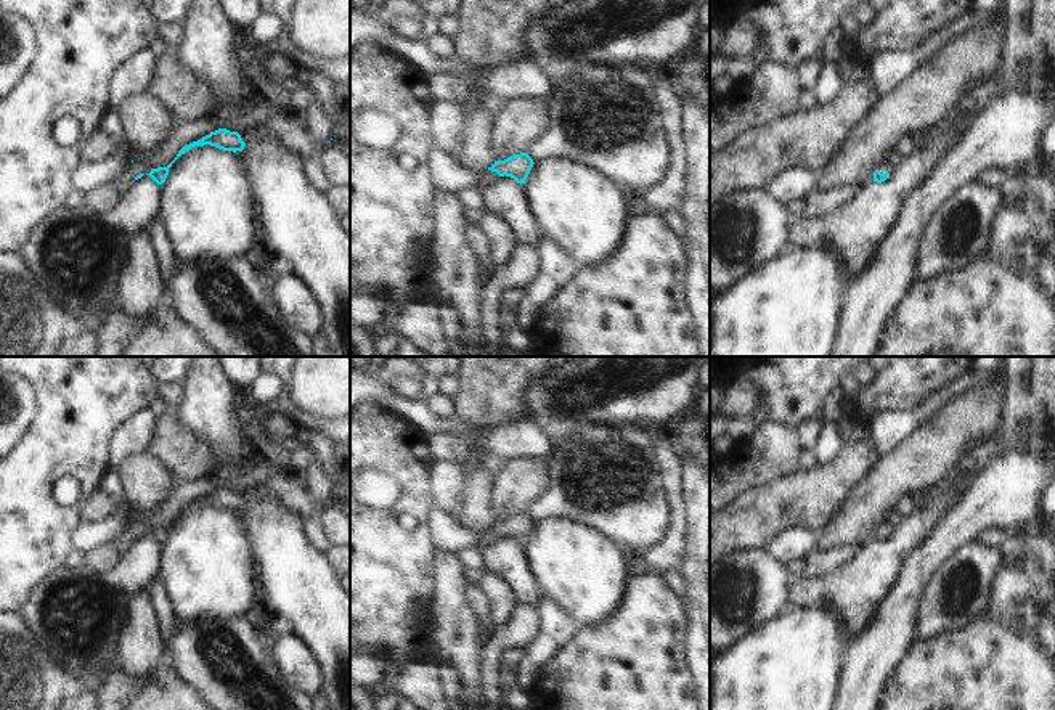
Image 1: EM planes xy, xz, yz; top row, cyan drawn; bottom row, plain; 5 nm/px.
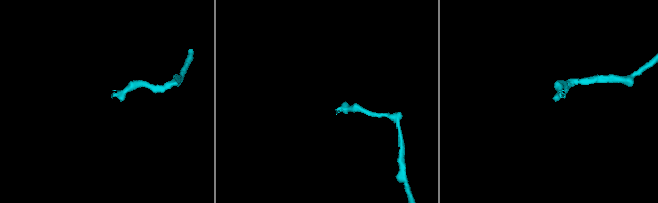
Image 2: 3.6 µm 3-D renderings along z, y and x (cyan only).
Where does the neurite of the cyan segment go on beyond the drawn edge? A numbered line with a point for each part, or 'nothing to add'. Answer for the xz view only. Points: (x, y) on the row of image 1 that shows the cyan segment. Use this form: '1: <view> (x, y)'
1: xz (487, 177)

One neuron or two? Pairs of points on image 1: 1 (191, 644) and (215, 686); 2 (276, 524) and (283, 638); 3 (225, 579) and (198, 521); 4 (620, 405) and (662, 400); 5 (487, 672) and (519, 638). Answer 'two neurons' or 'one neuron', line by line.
1: one neuron
2: two neurons
3: one neuron
4: one neuron
5: one neuron

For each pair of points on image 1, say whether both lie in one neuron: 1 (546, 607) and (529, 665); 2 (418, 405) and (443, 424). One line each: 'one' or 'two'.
1: one
2: one

